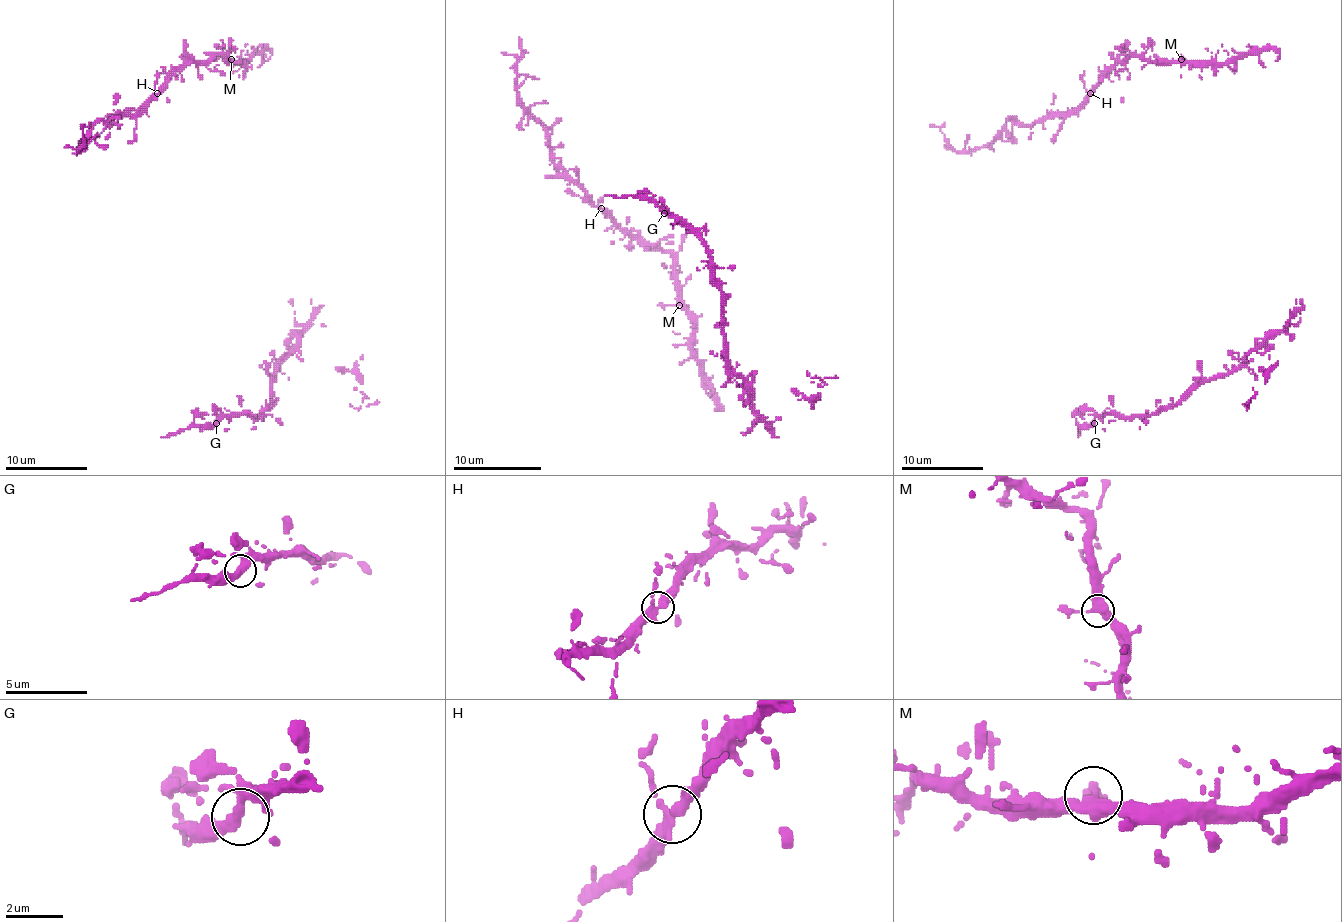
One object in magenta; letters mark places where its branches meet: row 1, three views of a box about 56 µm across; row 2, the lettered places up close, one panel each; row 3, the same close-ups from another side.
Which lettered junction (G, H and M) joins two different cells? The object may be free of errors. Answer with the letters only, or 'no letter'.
no letter

